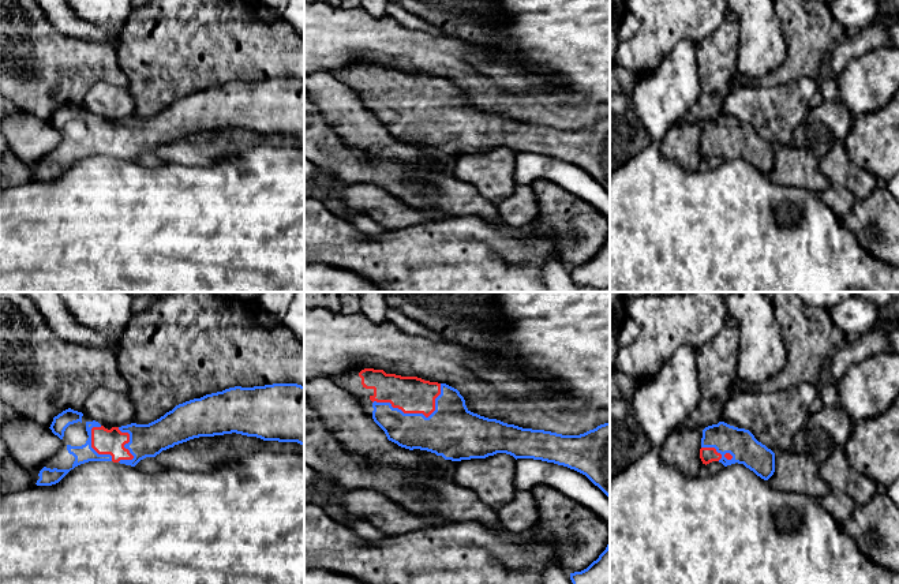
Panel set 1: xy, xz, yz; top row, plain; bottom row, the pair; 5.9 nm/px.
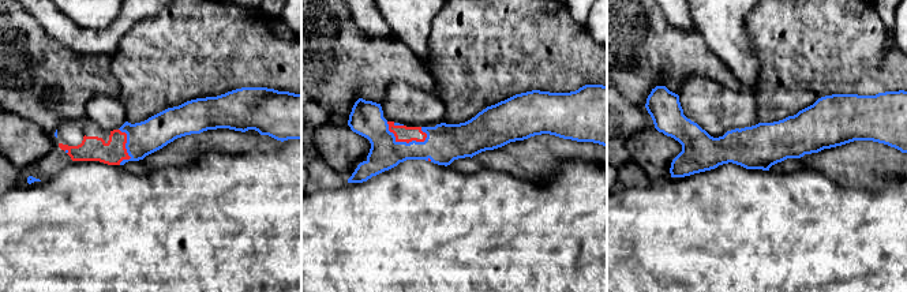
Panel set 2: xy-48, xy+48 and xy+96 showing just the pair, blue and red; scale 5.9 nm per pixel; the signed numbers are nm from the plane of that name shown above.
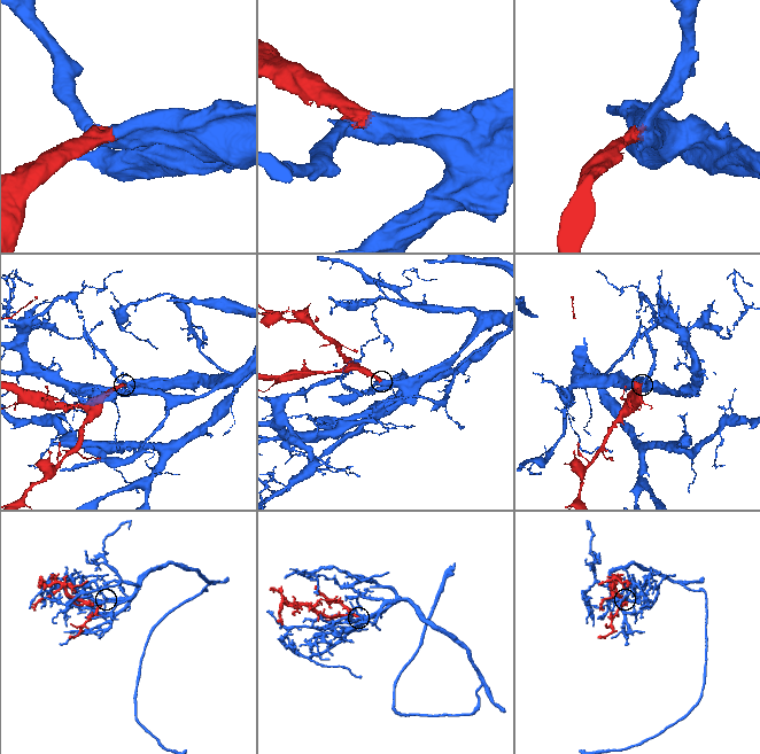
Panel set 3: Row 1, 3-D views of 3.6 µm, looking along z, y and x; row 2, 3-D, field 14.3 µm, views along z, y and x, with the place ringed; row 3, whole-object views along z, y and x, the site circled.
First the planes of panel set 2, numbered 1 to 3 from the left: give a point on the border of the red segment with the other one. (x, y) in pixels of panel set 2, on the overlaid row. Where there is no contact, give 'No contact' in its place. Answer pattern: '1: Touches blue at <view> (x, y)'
1: Touches blue at xy-48 (126, 148)
2: Touches blue at xy+48 (403, 142)
3: No contact

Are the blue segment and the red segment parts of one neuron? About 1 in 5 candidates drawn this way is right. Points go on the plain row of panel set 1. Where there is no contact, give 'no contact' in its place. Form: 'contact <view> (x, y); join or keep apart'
contact xz (416, 108); join

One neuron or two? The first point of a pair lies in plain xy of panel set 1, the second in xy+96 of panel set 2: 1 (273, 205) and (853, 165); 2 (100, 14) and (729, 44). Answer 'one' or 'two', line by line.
1: two
2: one

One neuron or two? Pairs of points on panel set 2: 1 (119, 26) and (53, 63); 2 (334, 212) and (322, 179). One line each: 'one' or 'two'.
1: two
2: two

